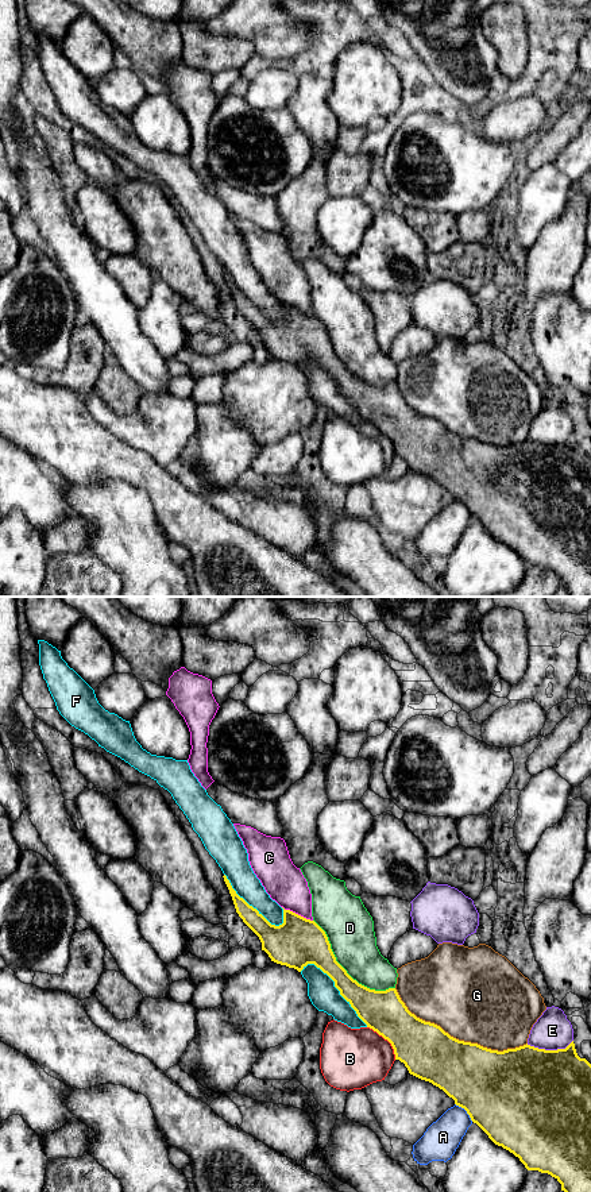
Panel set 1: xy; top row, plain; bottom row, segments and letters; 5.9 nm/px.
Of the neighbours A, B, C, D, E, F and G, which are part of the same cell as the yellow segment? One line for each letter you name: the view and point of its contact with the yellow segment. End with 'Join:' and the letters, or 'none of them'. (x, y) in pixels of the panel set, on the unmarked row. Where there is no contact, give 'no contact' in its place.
Join: none of them

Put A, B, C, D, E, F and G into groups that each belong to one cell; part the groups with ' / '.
A / B / C / D / E / F / G

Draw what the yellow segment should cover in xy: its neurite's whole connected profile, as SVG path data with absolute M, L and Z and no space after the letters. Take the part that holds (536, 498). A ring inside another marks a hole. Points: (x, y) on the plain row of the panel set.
M225 270L223 273L236 308L259 332L262 346L269 350L271 356L294 363L298 367L308 359L314 359L320 363L335 377L340 390L351 400L367 423L391 439L395 455L403 458L410 470L443 485L455 495L456 501L467 506L471 516L495 540L518 552L528 566L538 566L555 572L561 579L561 586L567 589L569 597L591 597L591 459L578 451L573 436L565 444L557 445L538 444L526 439L503 447L459 436L440 421L425 417L412 409L395 383L375 386L354 375L336 356L325 327L314 316L283 304L283 319L279 321L271 320L256 304L236 289Z

